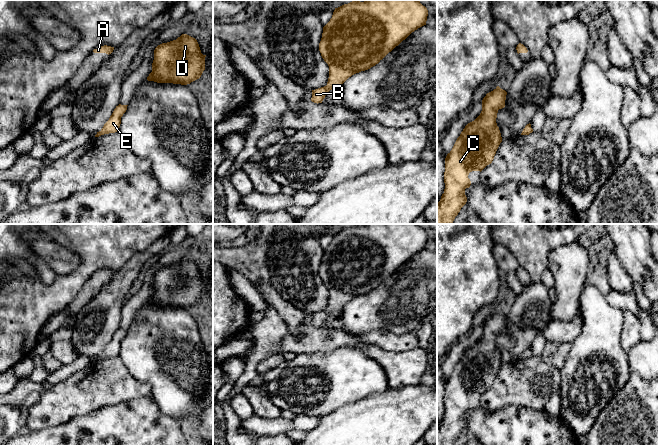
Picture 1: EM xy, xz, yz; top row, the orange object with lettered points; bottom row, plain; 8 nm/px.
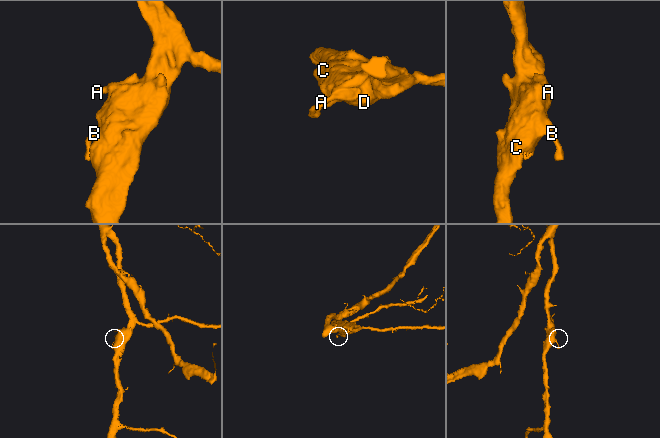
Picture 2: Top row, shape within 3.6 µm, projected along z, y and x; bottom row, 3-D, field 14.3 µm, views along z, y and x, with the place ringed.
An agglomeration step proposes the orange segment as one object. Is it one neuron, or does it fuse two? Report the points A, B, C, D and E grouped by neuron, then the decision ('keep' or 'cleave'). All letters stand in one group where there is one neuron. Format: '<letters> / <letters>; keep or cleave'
A B C D E; keep

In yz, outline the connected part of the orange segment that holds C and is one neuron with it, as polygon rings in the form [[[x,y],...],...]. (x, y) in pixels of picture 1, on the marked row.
[[[499,86],[487,93],[482,100],[480,115],[465,126],[452,150],[447,154],[444,172],[445,189],[440,201],[437,203],[437,224],[453,224],[455,217],[467,202],[465,189],[471,185],[468,178],[469,173],[472,171],[481,172],[487,165],[492,163],[502,142],[496,118],[498,110],[505,107],[506,95],[507,92]]]

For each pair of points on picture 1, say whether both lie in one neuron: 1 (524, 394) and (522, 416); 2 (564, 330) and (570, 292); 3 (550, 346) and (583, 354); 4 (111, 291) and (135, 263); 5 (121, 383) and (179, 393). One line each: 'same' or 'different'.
1: different
2: different
3: different
4: same
5: different

